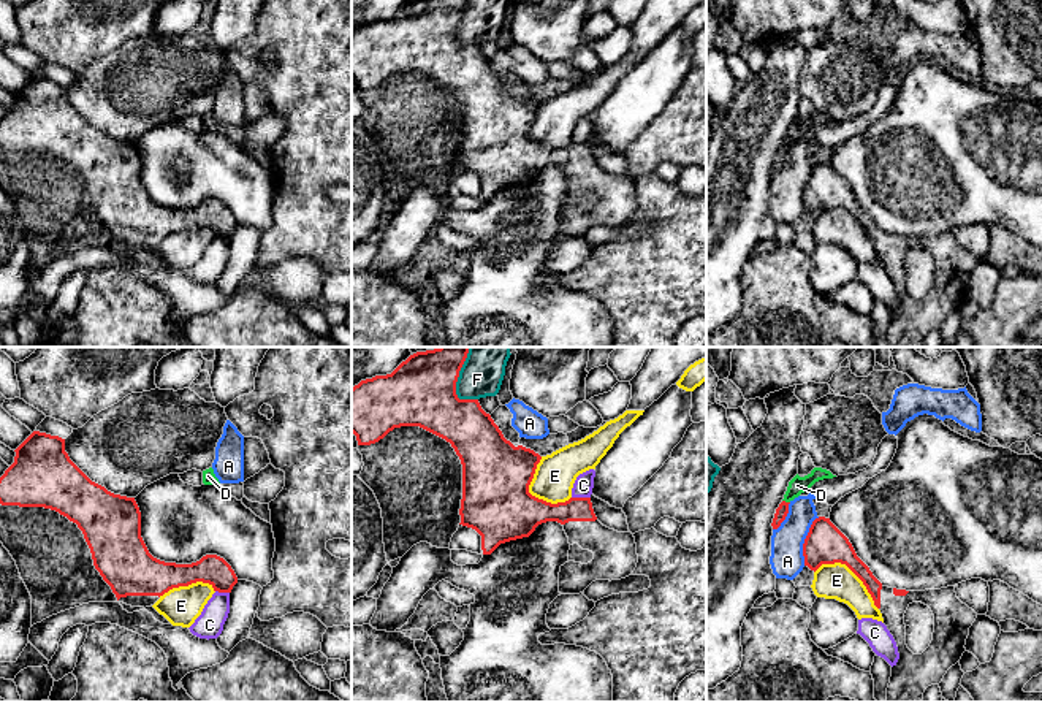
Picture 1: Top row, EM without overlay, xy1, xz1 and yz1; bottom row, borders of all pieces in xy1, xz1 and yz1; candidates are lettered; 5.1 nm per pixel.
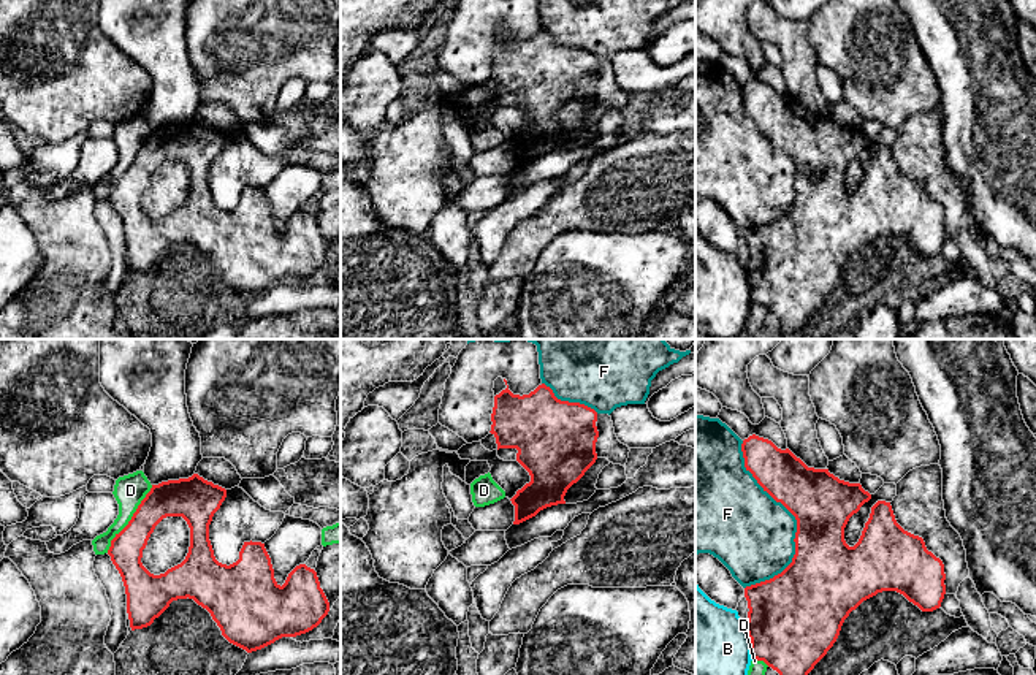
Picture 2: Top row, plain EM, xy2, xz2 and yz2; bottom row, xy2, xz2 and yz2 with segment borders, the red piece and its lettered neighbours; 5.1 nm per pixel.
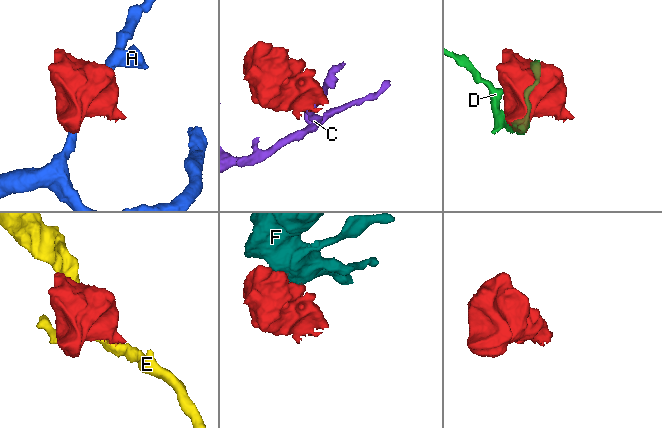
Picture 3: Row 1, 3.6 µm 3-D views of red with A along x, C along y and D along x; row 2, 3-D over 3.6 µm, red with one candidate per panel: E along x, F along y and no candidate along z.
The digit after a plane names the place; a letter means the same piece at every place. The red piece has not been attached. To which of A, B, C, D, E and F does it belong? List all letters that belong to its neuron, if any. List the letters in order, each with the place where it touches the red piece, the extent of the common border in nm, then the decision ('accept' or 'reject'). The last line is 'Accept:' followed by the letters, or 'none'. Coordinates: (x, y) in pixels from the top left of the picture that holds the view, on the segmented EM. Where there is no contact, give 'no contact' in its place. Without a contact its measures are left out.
A: meets red in yz1 at (805, 541); contact 260 nm long; reject
B: meets red in yz2 at (751, 640); contact 190 nm long; reject
C: meets red in xz1 at (581, 498); contact 100 nm long; reject
D: meets red in xy2 at (132, 518); contact 420 nm long; reject
E: meets red in xz1 at (529, 493); contact 280 nm long; reject
F: meets red in yz2 at (797, 523); contact 750 nm long; reject
Accept: none

